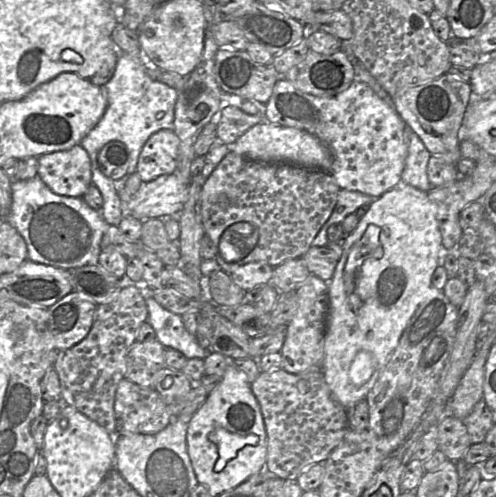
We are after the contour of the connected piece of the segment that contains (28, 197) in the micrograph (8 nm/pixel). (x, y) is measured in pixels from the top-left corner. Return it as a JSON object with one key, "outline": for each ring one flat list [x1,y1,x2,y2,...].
{"outline":[[38,176,29,180,12,180,12,205,5,219,24,238,29,260,61,269,99,264,101,240,110,226,102,217,101,212,89,207,83,198,56,194]]}

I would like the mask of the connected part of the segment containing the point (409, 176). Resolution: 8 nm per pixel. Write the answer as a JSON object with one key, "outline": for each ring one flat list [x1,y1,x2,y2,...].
{"outline":[[409,131,408,154,401,180,417,189,428,192,433,188,427,175,427,165,431,153,427,150,420,137]]}

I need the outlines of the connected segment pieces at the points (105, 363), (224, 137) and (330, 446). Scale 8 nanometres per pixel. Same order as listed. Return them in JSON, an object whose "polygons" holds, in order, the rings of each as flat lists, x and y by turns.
{"polygons":[[[145,283,125,286,111,302,98,305,87,336,71,348,59,351,54,364,64,404,76,408,110,435,118,432,114,408,116,390,125,376,127,356,138,330,148,317,146,287]],[[228,106,222,110,217,125,218,141,230,146,247,130,265,120,265,109,256,115,246,114,237,106]],[[312,366,294,374,283,368,261,372,251,383,263,416,267,434,266,470,284,480,296,480,302,471,315,463,323,463,349,430,347,409,332,394,325,381,322,366]]]}

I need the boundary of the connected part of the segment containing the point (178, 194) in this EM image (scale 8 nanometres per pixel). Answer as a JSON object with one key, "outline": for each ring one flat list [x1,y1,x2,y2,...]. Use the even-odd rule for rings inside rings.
{"outline":[[175,174,142,182,131,200,123,203,123,217,129,215,143,221,181,213,188,199,188,190,189,184,181,183]]}

